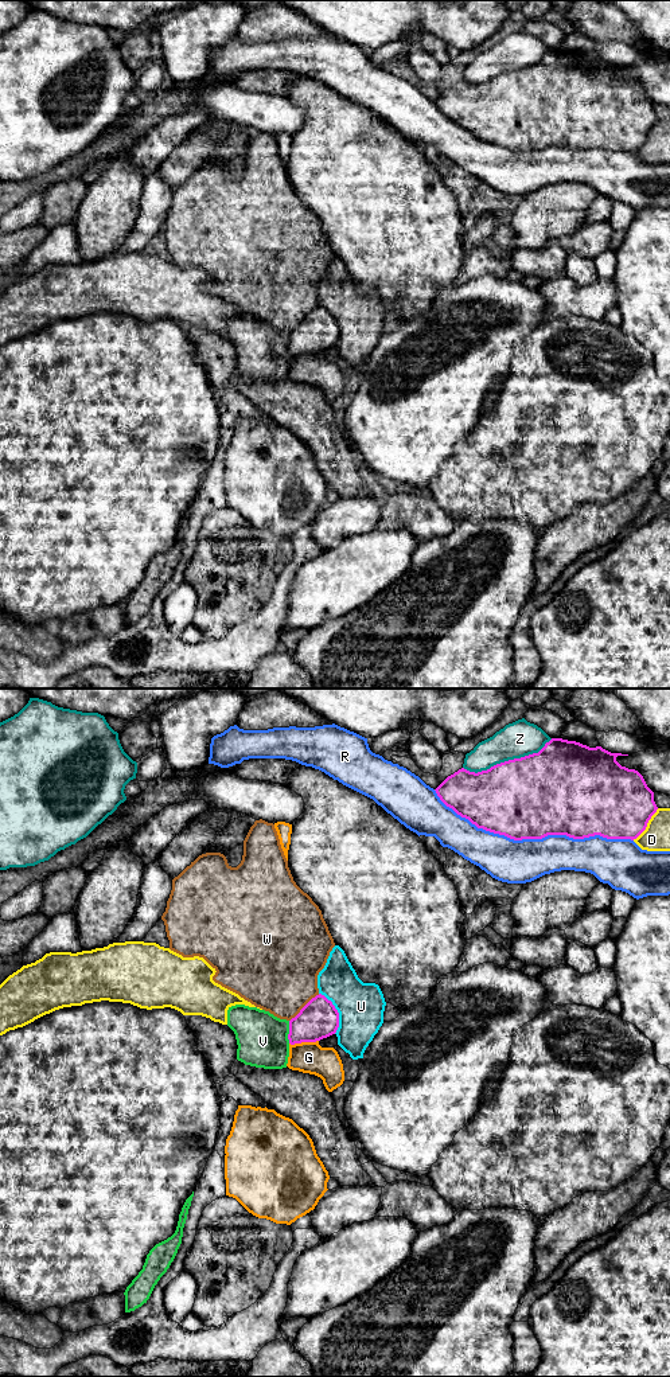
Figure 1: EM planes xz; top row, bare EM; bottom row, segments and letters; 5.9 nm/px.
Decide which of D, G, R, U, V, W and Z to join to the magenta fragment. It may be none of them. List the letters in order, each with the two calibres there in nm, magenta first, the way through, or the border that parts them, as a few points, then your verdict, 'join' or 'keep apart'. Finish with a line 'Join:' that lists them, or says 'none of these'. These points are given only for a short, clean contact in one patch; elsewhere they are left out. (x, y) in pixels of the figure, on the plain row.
D: calibres 440 and 160 nm; keep apart
G: calibres 240 and 190 nm; keep apart
R: calibres 500 and 260 nm; keep apart
U: calibres 240 and 280 nm; keep apart
V: calibres 240 and 300 nm; border xz (289, 332), (288, 354); keep apart
W: calibres 240 and 460 nm; keep apart
Z: calibres 480 and 220 nm; keep apart
Join: none of these

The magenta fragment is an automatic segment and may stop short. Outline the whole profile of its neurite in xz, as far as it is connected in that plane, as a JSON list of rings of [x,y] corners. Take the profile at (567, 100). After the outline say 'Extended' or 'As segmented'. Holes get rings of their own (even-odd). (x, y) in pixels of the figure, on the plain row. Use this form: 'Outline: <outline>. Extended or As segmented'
Outline: [[[552,50],[538,65],[496,75],[487,82],[475,85],[461,79],[435,102],[447,118],[478,140],[514,152],[548,147],[634,152],[646,141],[658,118],[643,87],[622,78],[618,67],[628,66]]]. As segmented

